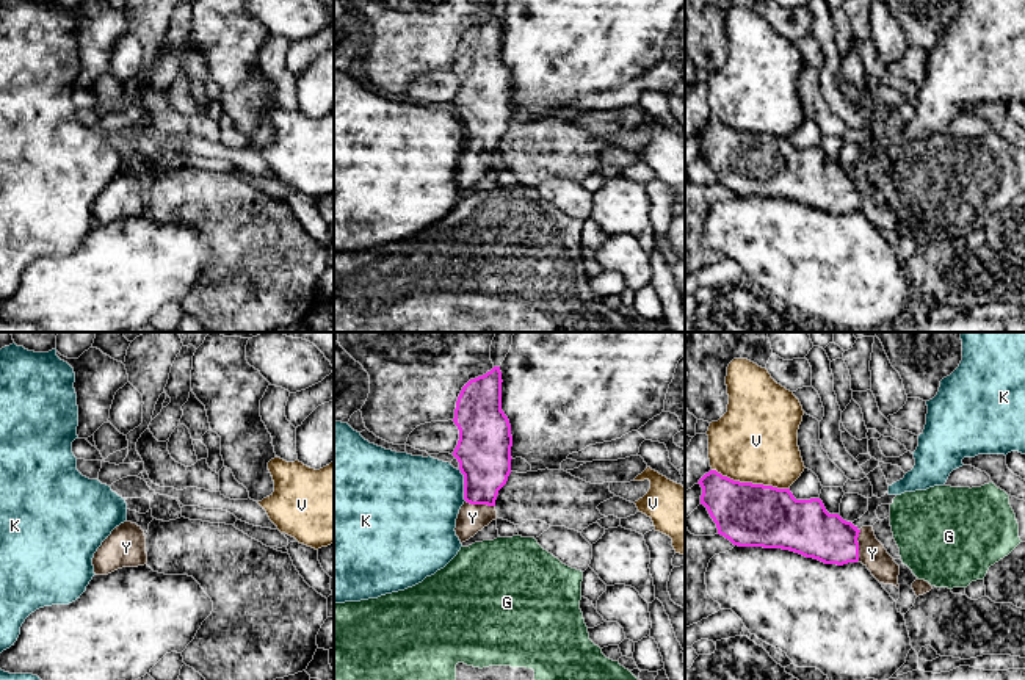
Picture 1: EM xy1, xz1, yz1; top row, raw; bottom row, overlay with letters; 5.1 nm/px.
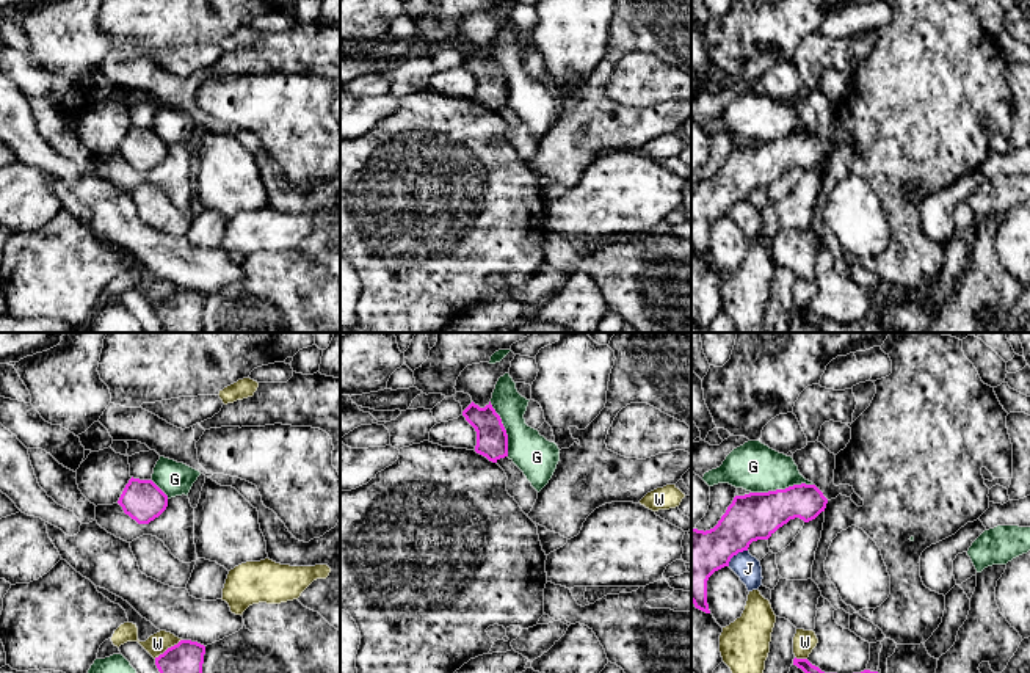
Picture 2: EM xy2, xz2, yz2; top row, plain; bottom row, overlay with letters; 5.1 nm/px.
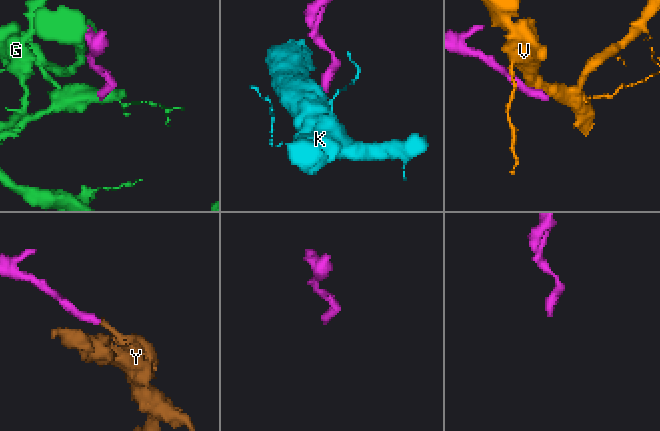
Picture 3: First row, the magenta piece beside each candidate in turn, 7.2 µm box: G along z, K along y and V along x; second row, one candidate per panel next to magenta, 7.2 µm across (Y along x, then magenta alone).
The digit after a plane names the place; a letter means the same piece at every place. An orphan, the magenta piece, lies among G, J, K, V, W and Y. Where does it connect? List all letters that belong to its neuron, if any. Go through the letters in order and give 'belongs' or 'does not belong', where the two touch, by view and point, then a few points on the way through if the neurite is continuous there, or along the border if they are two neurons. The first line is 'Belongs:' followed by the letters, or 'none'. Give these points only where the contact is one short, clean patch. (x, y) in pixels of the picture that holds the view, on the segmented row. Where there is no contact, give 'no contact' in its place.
Belongs: Y
G: does not belong; contact yz2 (781, 490); border yz2 (812, 483), (794, 483), (784, 488), (751, 493)
J: does not belong; contact yz2 (736, 554)
K: does not belong; contact xz1 (464, 484); border xz1 (459, 469), (466, 500)
V: does not belong; contact yz1 (751, 483)
W: does not belong; contact xy2 (168, 648)
Y: belongs; contact yz1 (858, 546); way yz1 (812, 531), (833, 541), (858, 546), (872, 553)

